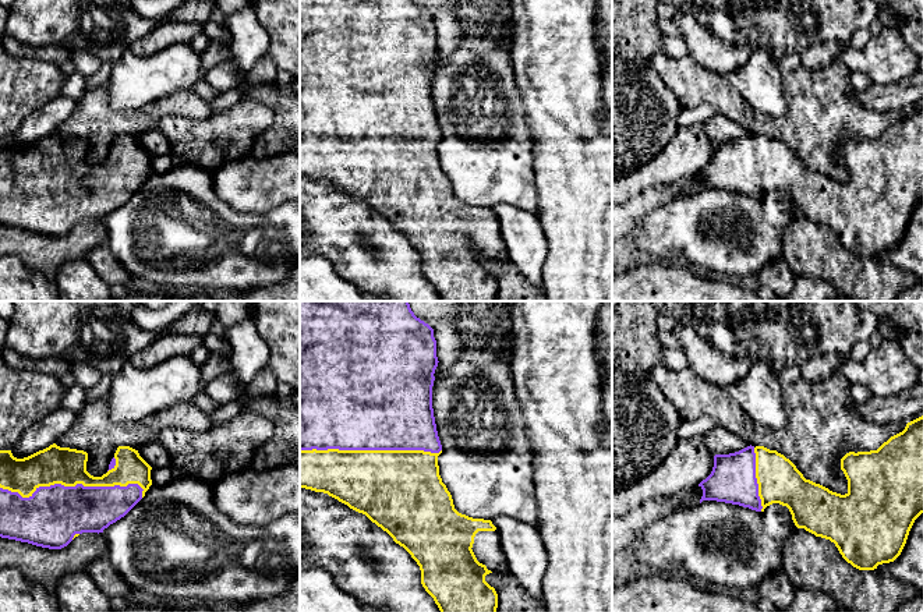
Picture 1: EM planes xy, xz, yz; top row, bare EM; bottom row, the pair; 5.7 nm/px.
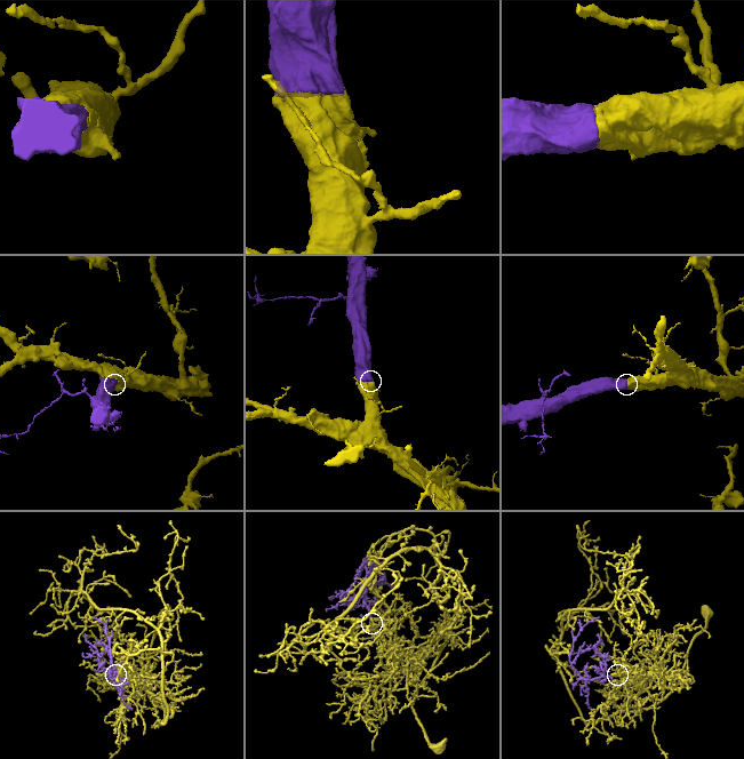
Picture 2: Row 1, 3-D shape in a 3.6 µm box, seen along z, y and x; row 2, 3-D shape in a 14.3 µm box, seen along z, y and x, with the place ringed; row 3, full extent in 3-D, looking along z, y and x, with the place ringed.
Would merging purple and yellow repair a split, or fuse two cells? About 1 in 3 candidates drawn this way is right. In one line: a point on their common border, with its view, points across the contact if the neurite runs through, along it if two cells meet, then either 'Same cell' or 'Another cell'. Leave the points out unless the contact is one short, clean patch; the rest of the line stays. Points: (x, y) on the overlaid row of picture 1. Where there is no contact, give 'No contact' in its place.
Touches purple at xy (73, 487). Same cell

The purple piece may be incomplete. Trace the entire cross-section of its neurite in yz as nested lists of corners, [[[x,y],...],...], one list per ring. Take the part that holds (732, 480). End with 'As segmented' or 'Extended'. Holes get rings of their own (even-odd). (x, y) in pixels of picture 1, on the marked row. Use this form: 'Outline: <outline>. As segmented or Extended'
Outline: [[[923,415],[877,450],[849,452],[841,459],[848,480],[845,495],[806,480],[796,466],[777,450],[747,446],[729,454],[715,454],[711,474],[699,487],[703,500],[717,500],[756,512],[772,503],[786,506],[798,528],[830,540],[842,558],[859,570],[874,570],[894,562],[902,552],[915,520],[923,513]]]. Extended

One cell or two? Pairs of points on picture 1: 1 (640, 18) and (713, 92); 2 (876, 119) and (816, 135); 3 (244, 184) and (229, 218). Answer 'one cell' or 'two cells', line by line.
1: two cells
2: one cell
3: two cells

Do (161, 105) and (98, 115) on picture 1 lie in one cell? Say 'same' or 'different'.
same

